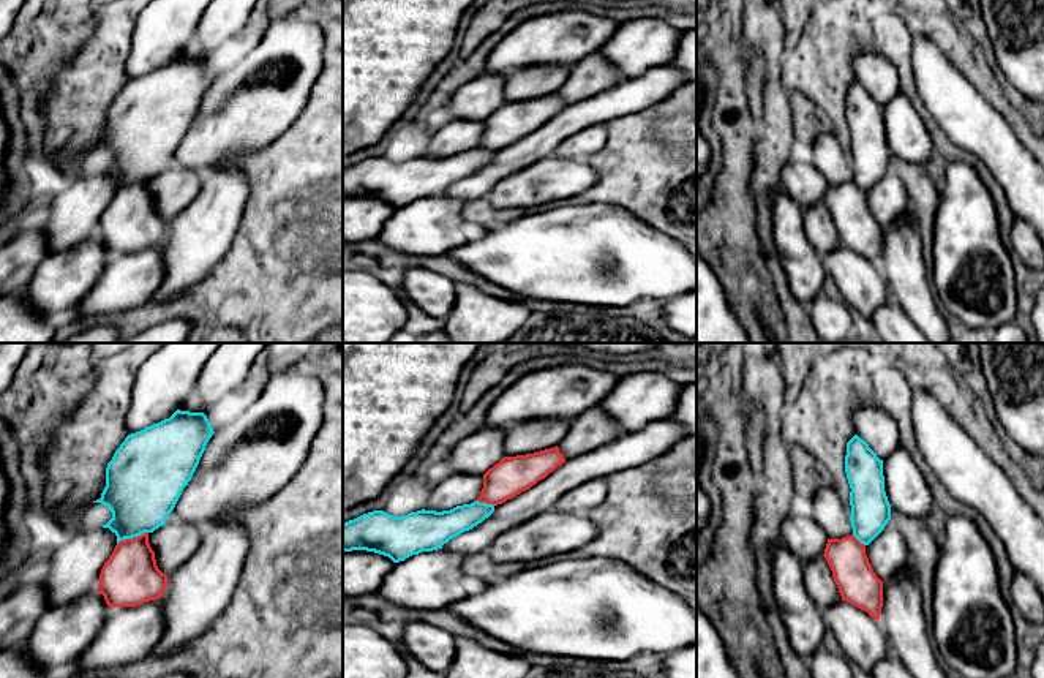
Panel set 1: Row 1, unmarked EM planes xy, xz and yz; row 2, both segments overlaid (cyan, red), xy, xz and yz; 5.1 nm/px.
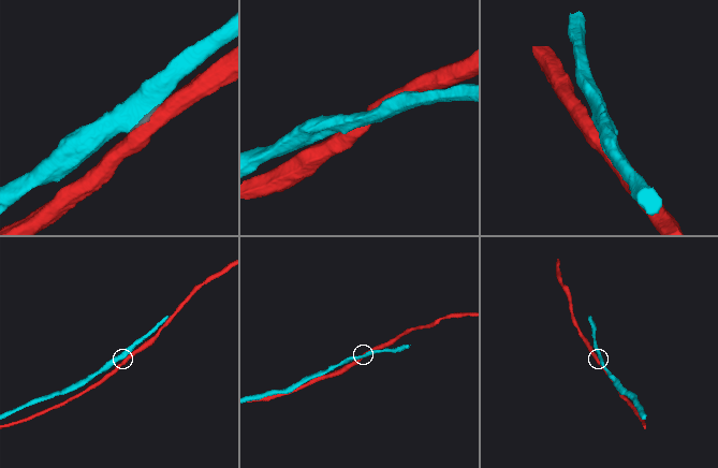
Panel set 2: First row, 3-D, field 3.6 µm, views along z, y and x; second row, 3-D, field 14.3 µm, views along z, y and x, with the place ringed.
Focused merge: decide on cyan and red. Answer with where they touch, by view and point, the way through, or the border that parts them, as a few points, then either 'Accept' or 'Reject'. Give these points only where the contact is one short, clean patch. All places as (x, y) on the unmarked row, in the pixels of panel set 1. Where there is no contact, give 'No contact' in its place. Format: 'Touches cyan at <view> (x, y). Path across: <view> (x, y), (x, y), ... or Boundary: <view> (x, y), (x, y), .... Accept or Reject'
Touches cyan at xy (131, 184). Boundary: xy (147, 177), (125, 184), (117, 190). Reject

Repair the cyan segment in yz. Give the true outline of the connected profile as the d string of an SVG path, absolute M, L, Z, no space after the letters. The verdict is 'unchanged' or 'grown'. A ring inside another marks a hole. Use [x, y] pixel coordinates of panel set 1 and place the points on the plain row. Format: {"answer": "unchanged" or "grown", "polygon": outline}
{"answer": "unchanged", "polygon": "M854 81L847 89L845 119L850 130L853 182L869 191L891 166L884 137L883 106Z"}

